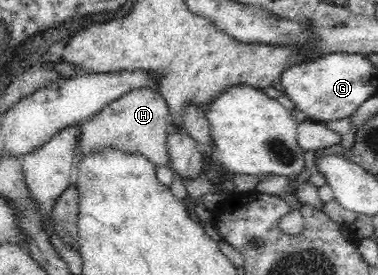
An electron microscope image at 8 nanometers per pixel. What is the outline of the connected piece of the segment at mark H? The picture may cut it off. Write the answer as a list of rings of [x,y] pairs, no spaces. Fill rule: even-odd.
[[[134,89],[112,101],[91,119],[79,125],[75,159],[80,160],[87,154],[94,154],[105,148],[115,148],[129,154],[139,154],[153,165],[169,164],[167,142],[170,124],[167,121],[169,121],[167,103],[157,90]]]

